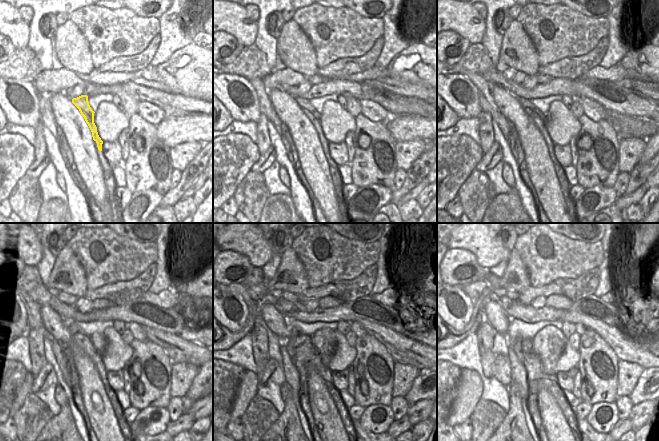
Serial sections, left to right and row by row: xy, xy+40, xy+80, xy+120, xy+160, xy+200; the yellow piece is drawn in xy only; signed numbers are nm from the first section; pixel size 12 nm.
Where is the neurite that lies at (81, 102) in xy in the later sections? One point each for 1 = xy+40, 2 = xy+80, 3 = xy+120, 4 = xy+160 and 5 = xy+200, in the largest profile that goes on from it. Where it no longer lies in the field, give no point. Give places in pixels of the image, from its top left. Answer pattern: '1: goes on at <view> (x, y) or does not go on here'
1: goes on at xy+40 (312, 114)
2: goes on at xy+80 (538, 118)
3: goes on at xy+120 (79, 339)
4: goes on at xy+160 (307, 357)
5: goes on at xy+200 (534, 371)

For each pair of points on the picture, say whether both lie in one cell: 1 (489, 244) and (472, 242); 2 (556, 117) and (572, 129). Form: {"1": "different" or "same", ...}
{"1": "same", "2": "same"}

